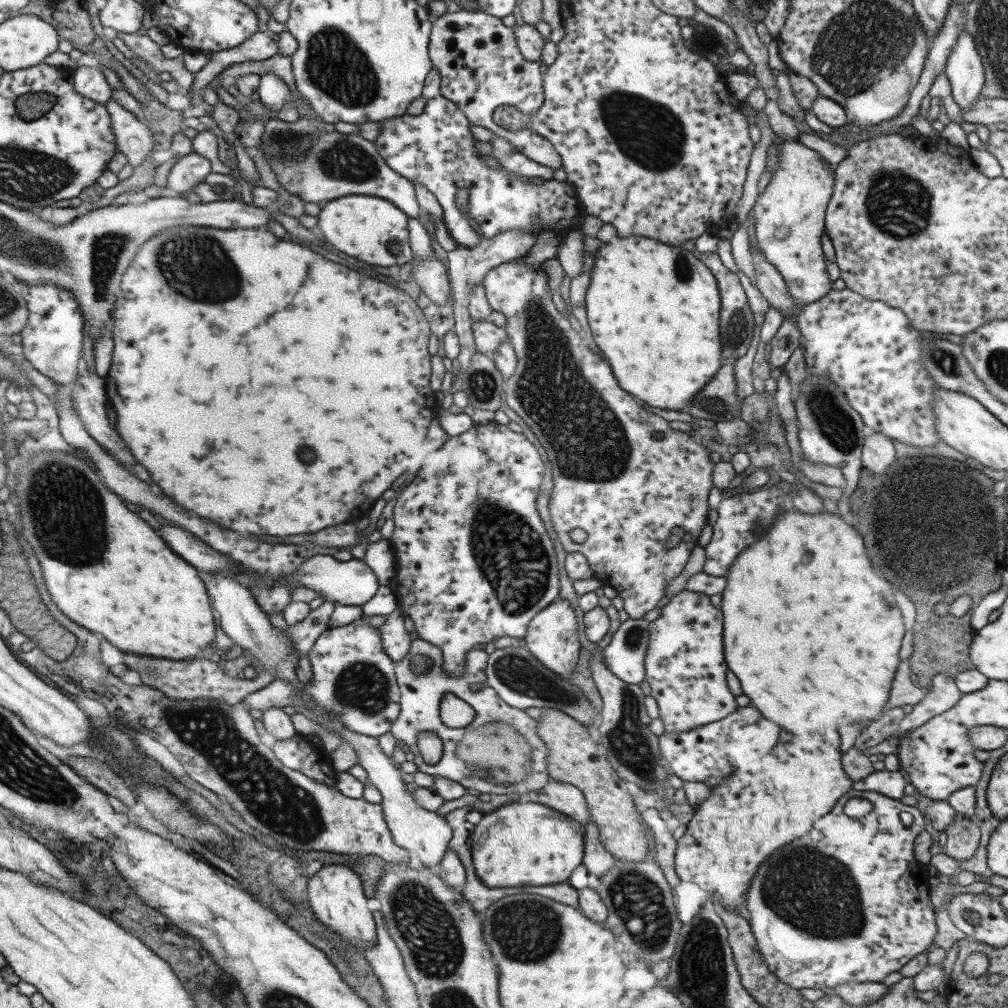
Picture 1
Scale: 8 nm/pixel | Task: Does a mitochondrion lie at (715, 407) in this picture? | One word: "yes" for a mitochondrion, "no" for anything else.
yes

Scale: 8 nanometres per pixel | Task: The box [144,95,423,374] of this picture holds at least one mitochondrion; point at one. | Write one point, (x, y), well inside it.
(198, 267)

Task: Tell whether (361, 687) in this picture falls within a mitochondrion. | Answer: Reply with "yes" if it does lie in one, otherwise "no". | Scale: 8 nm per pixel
yes

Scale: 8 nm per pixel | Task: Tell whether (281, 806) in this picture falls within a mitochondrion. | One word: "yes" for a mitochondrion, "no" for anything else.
yes

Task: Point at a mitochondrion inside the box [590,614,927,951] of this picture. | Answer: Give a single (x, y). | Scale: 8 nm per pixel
(817, 893)

